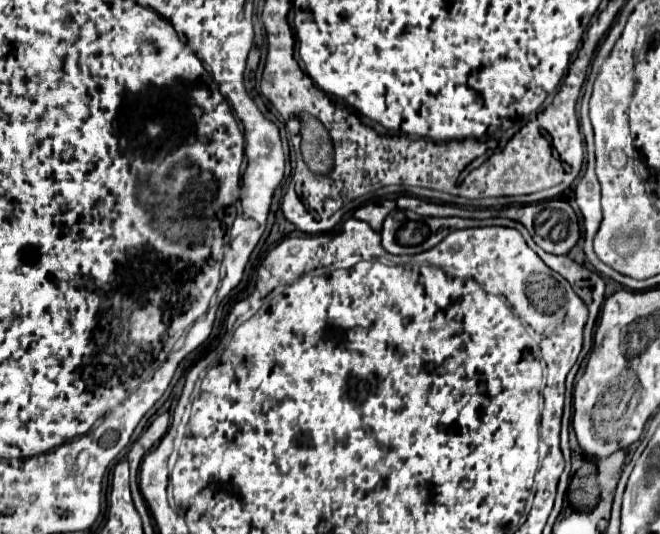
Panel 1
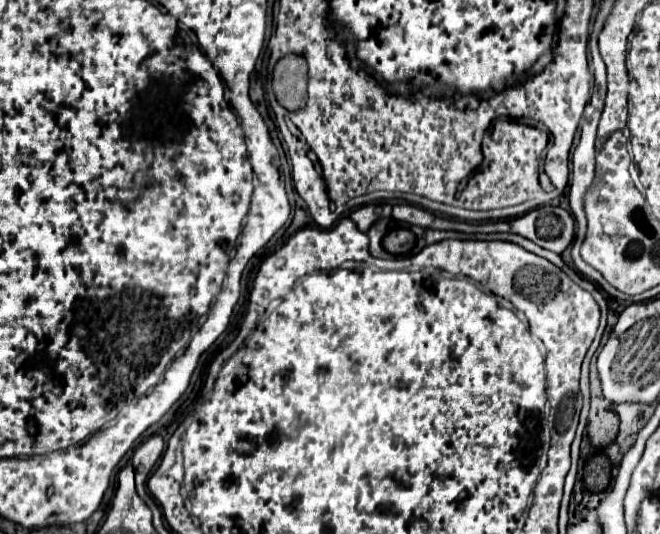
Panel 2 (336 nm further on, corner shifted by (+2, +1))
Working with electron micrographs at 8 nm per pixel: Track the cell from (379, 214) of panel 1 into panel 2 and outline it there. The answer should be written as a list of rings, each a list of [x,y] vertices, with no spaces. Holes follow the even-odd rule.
[[[367,204],[367,206],[361,206],[361,208],[357,208],[355,212],[351,212],[349,218],[355,222],[355,226],[357,226],[361,232],[367,232],[367,230],[371,228],[371,224],[373,224],[379,216],[377,216],[377,212],[375,212],[375,206],[373,206],[373,204]]]

